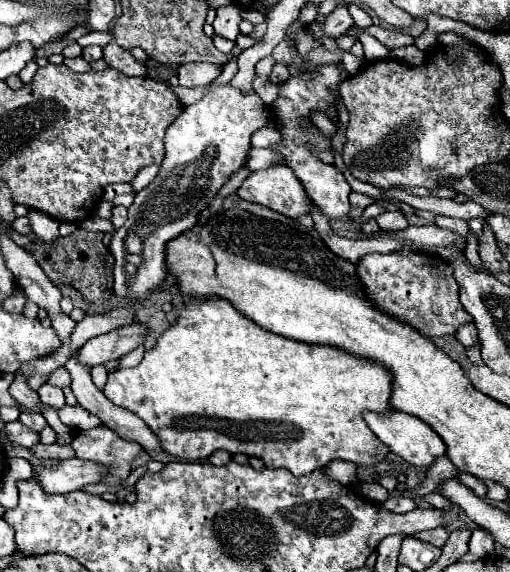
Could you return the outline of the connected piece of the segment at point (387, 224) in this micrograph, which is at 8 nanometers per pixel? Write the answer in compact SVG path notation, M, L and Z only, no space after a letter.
M400 210L382 212L380 216L376 216L376 222L378 222L380 230L384 230L384 232L396 232L396 230L404 230L408 226L408 222Z

